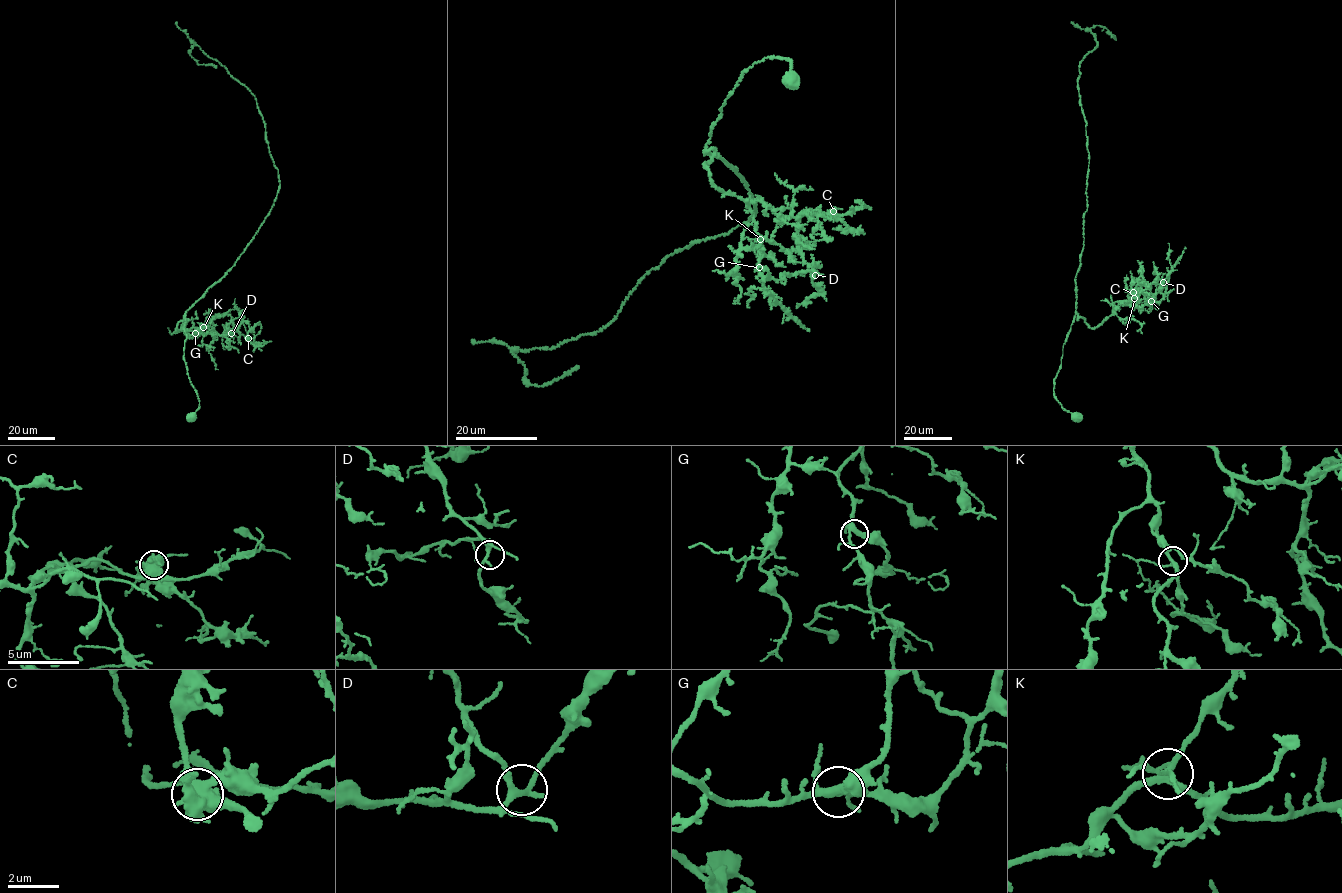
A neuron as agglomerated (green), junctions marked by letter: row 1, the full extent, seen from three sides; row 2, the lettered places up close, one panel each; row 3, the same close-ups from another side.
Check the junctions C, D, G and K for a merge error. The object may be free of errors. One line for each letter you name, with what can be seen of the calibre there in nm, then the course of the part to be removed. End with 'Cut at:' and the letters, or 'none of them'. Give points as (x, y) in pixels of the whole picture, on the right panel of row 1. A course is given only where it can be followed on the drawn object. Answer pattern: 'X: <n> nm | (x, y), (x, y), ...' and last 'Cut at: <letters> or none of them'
C: 600 nm | (1133, 292), (1146, 288), (1141, 270), (1138, 273)
Cut at: C

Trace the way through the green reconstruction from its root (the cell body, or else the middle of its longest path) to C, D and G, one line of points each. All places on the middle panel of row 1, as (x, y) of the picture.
C: (791, 79), (792, 62), (777, 57), (742, 72), (704, 165), (724, 192), (783, 216), (833, 211)
D: (791, 79), (792, 62), (777, 57), (742, 72), (704, 165), (724, 192), (798, 219), (798, 251), (815, 275)
G: (791, 79), (792, 62), (777, 57), (744, 71), (705, 149), (712, 182), (751, 211), (759, 267)

